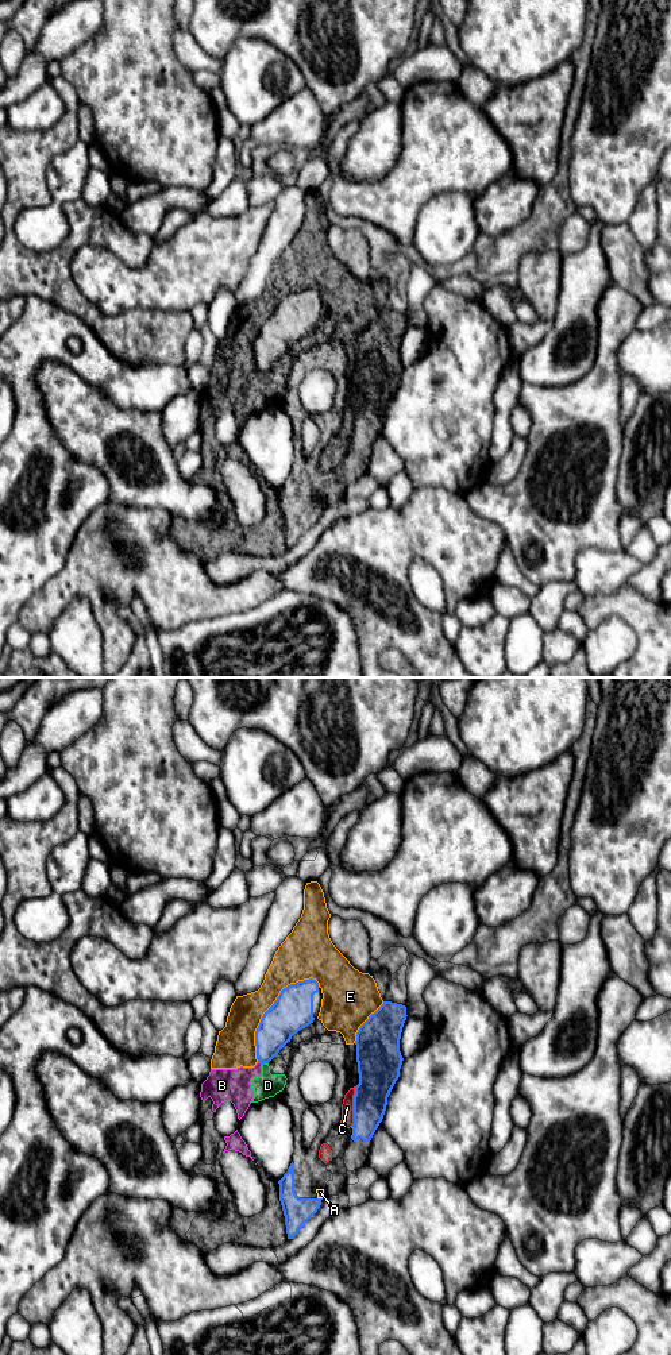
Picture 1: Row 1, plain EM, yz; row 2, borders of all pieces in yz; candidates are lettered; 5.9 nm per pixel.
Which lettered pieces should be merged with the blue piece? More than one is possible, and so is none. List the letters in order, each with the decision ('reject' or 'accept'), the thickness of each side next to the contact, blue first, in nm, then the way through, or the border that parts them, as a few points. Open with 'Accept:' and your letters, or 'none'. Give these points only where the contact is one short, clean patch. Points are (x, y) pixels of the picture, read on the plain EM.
Accept: none
A: reject; calibres 160 and 50 nm
B: reject; calibres 220 and 190 nm; border yz (258, 370), (262, 373)
C: reject; calibres 220 and 80 nm
D: reject; calibres 220 and 140 nm; border yz (267, 371), (262, 374)
E: reject; calibres 240 and 200 nm

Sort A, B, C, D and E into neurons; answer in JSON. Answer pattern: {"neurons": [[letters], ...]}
{"neurons": [["A"], ["B", "C", "D", "E"]]}

